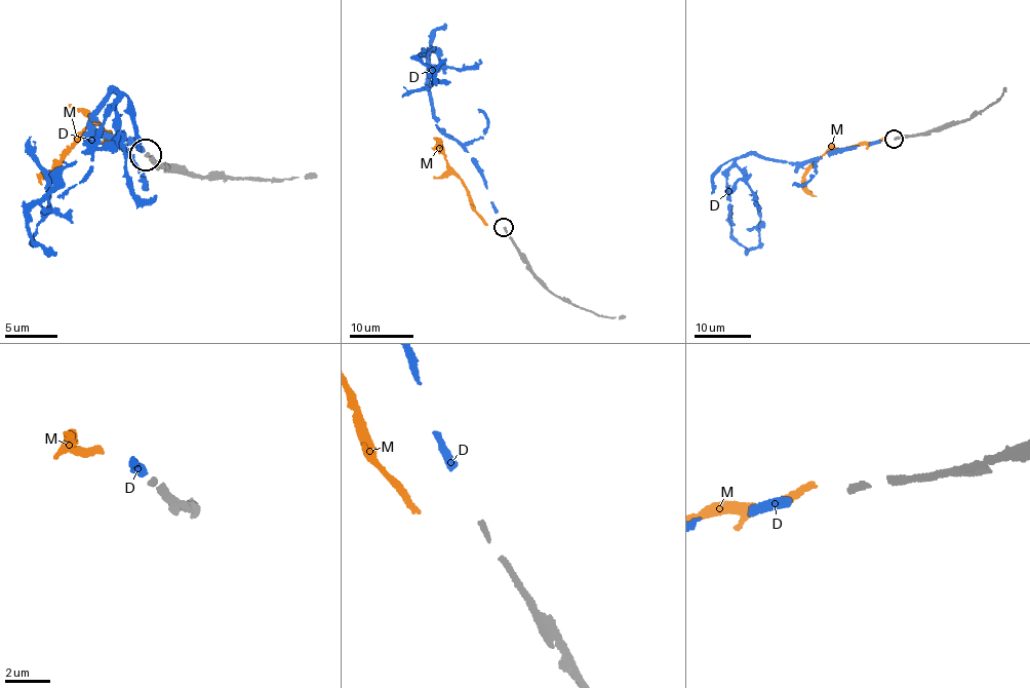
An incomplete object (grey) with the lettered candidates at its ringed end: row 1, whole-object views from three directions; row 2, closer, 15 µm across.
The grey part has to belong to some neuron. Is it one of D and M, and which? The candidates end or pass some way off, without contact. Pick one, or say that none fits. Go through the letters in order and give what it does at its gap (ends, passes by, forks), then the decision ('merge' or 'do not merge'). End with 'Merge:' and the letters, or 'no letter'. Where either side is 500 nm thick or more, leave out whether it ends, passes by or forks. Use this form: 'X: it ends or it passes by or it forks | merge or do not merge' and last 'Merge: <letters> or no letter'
D: it ends | merge
M: it ends | do not merge
Merge: D

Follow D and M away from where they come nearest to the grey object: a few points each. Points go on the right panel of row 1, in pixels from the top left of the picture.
D: (880, 142), (803, 161), (746, 153), (736, 160), (728, 221), (748, 249), (758, 245), (756, 190)
M: (887, 138), (829, 151), (819, 158), (803, 181), (809, 192), (817, 195)

